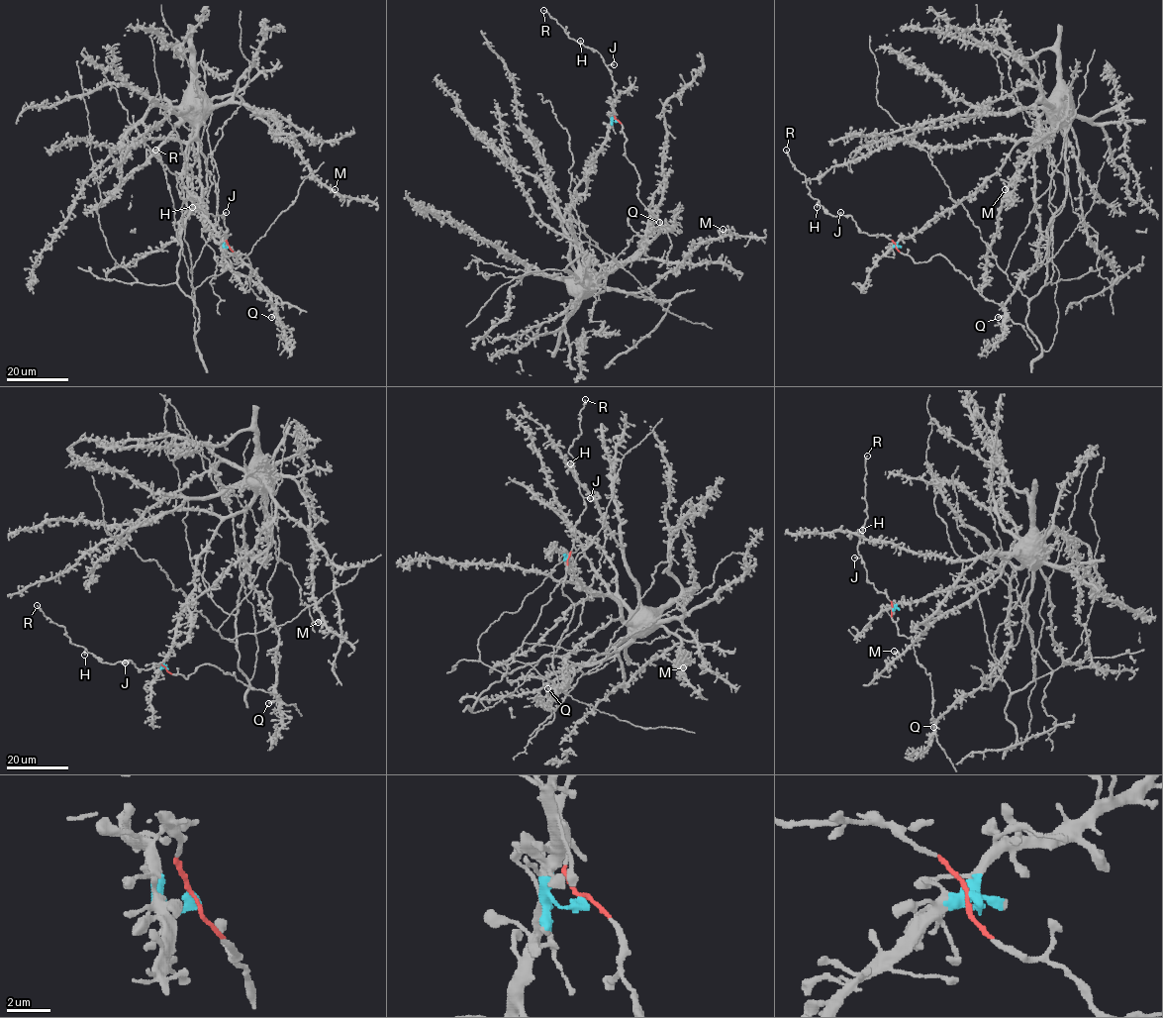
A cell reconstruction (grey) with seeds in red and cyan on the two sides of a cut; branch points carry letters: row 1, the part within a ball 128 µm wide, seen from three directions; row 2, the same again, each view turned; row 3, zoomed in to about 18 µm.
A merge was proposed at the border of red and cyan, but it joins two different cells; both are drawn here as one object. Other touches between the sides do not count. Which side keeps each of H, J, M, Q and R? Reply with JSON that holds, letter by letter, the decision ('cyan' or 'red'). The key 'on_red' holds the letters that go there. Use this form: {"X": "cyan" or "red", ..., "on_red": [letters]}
{"H": "red", "J": "red", "M": "cyan", "Q": "cyan", "R": "red", "on_red": ["H", "J", "R"]}

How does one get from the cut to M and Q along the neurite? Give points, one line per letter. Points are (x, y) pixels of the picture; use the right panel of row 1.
M: (896, 246), (975, 192), (1015, 146), (1041, 138), (1066, 95), (1067, 116), (1032, 152), (1016, 188), (1005, 189)
Q: (896, 246), (975, 192), (1015, 146), (1034, 140), (1034, 211), (1041, 237), (1036, 262), (998, 318)

